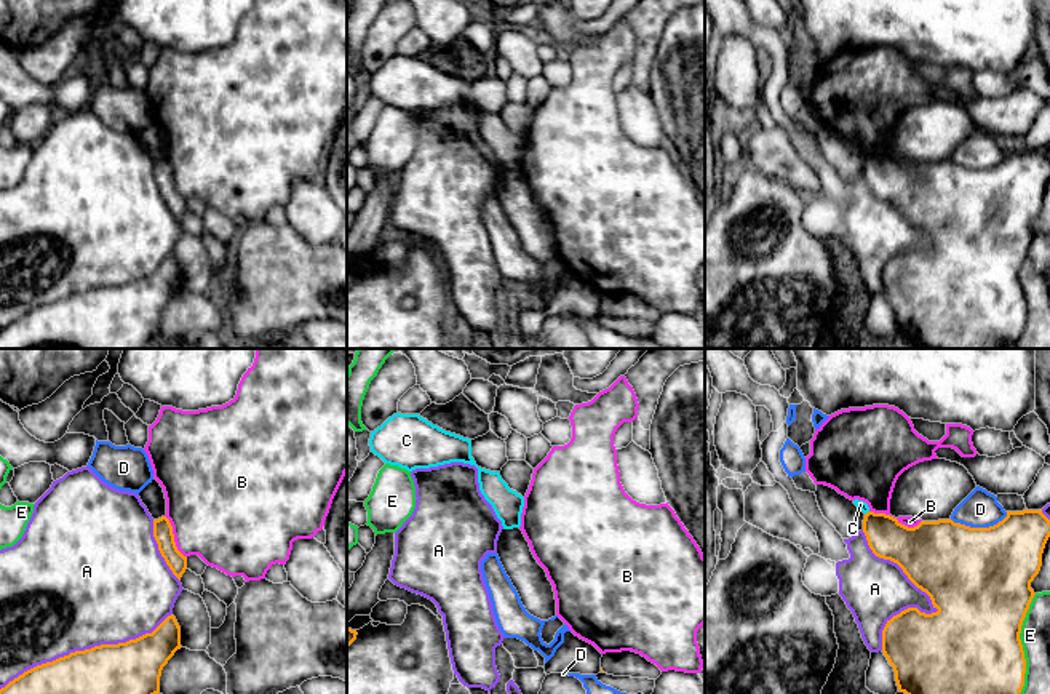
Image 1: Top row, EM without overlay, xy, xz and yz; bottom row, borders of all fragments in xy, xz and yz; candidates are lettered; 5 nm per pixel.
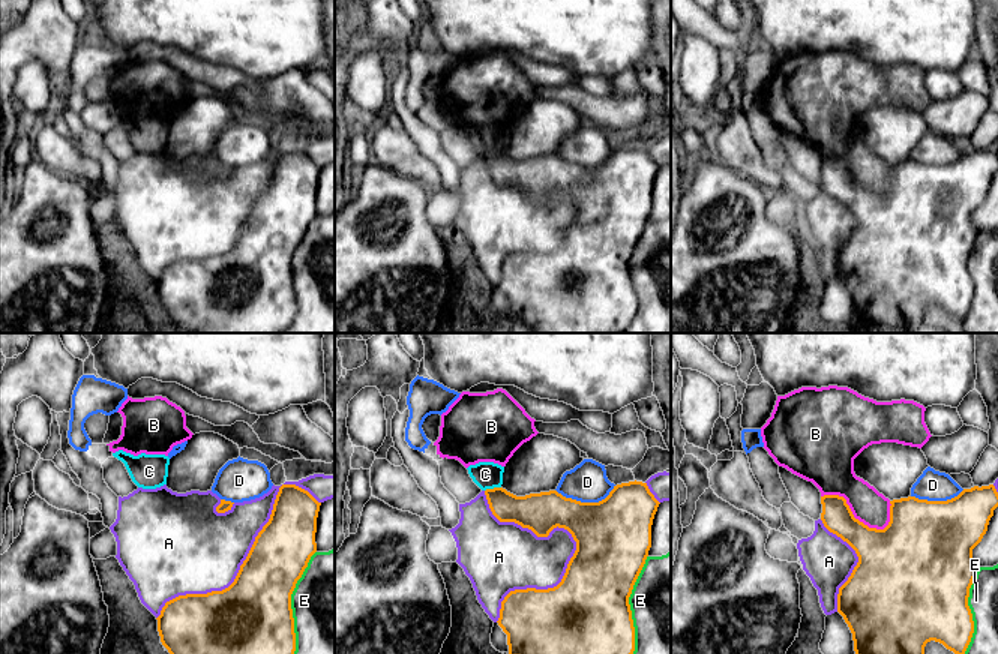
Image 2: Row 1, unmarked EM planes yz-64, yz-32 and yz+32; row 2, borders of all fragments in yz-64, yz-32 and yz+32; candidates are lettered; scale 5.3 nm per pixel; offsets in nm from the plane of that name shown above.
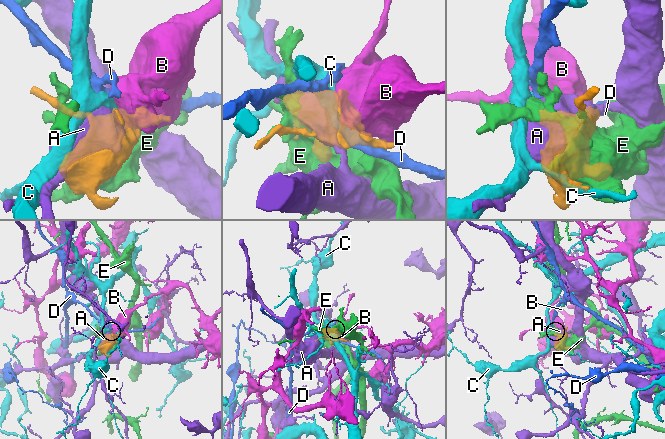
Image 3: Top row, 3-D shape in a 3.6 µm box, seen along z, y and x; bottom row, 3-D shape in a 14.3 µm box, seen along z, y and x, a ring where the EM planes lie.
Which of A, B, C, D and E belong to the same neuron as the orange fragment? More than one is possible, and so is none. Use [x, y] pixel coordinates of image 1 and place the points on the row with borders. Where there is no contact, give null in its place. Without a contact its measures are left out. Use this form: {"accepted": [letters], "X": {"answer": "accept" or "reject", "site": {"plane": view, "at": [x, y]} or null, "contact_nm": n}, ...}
{"accepted": [], "A": {"answer": "reject", "site": {"plane": "yz", "at": [932, 602]}, "contact_nm": 600}, "B": {"answer": "reject", "site": {"plane": "yz", "at": [895, 518]}, "contact_nm": 280}, "C": {"answer": "reject", "site": {"plane": "yz", "at": [868, 512]}, "contact_nm": 30}, "D": {"answer": "reject", "site": {"plane": "yz", "at": [980, 528]}, "contact_nm": 300}, "E": {"answer": "reject", "site": {"plane": "yz", "at": [1020, 643]}, "contact_nm": 500}}

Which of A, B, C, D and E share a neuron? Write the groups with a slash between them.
A / B / C / D / E

